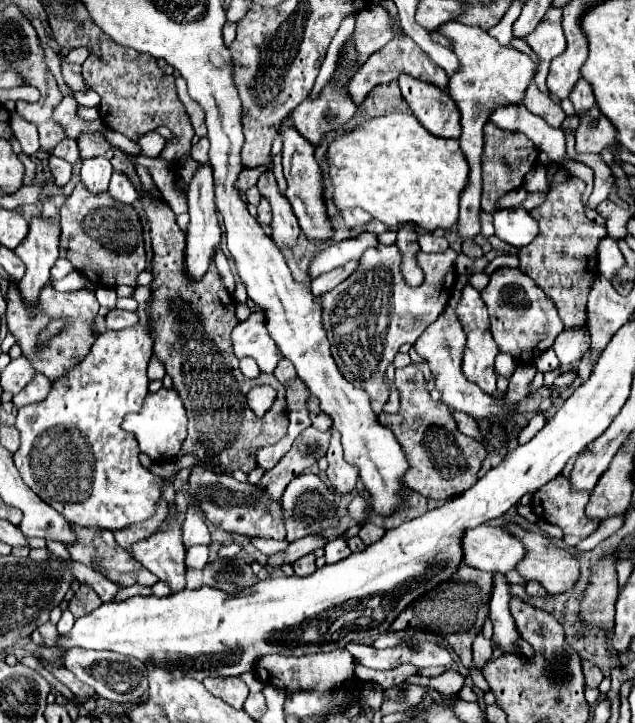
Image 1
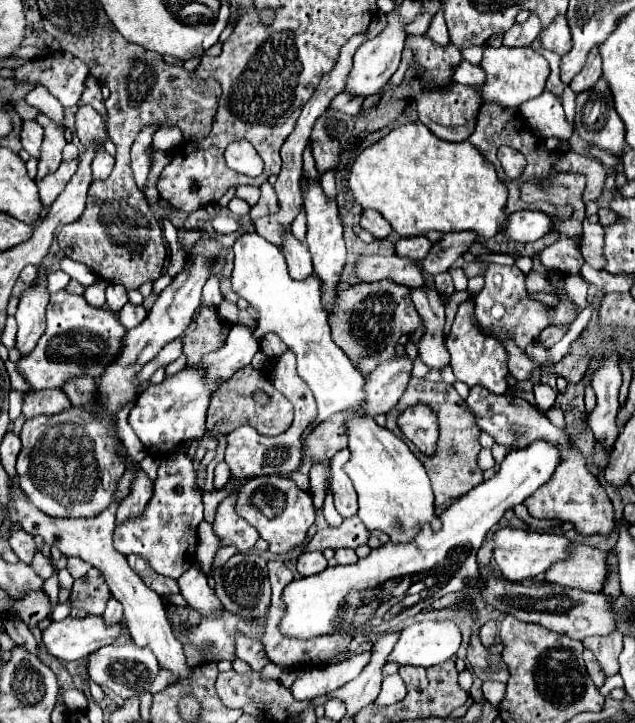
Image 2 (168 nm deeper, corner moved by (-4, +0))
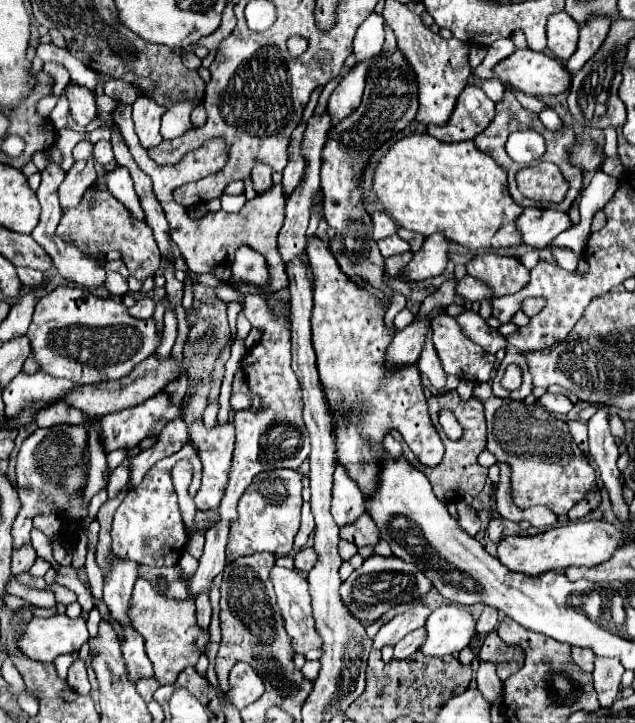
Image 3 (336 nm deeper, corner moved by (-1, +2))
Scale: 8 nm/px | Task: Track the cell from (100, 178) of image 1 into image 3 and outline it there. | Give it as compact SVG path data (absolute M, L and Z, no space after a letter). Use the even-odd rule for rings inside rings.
M99 141L95 143L95 149L93 149L93 155L95 155L95 161L101 163L101 165L109 165L113 163L113 149L111 149L111 143L109 141Z

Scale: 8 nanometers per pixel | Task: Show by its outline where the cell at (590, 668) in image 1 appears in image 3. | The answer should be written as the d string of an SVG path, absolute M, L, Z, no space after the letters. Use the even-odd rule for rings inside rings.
M573 647L571 651L571 657L573 661L587 673L593 673L593 661L595 661L595 655L591 649L583 649L583 647Z

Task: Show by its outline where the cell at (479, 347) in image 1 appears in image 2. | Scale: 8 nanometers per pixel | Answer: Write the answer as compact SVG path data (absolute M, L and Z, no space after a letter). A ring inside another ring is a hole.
M466 301L458 307L458 313L452 321L452 327L446 335L446 347L448 353L452 357L450 367L456 375L458 381L466 383L466 385L482 385L492 393L506 393L506 375L508 375L508 367L506 367L506 351L502 349L502 345L496 339L484 337L480 331L476 331L472 317L474 315L474 303Z

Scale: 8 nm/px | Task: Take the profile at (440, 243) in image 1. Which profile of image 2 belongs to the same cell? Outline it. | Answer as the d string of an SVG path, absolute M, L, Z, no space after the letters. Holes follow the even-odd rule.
M418 235L418 237L402 237L402 239L398 239L396 245L394 245L394 251L400 257L422 261L428 255L430 247L432 247L432 243L426 237Z

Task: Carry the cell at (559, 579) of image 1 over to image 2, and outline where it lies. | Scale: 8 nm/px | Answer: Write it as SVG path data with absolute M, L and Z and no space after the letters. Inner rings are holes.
M578 545L570 559L556 563L546 571L546 581L562 587L580 587L584 591L602 591L608 575L606 557L606 551L590 545Z

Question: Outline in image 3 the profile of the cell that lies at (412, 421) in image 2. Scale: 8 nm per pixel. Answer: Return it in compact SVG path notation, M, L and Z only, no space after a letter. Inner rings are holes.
M317 235L307 237L305 255L313 275L315 307L311 327L319 377L333 413L339 413L339 397L347 399L355 409L355 415L351 415L355 421L351 421L347 429L343 429L343 421L337 421L337 461L343 461L343 465L349 467L351 477L359 481L363 495L367 495L371 481L375 481L375 453L381 449L383 435L397 429L423 465L439 465L443 457L443 441L431 423L419 369L415 365L411 365L411 369L399 369L399 373L387 373L387 369L383 369L385 349L395 335L383 325L385 309L379 309L373 295L349 281L349 277L339 269L329 243ZM369 443L375 443L375 449L371 449Z

